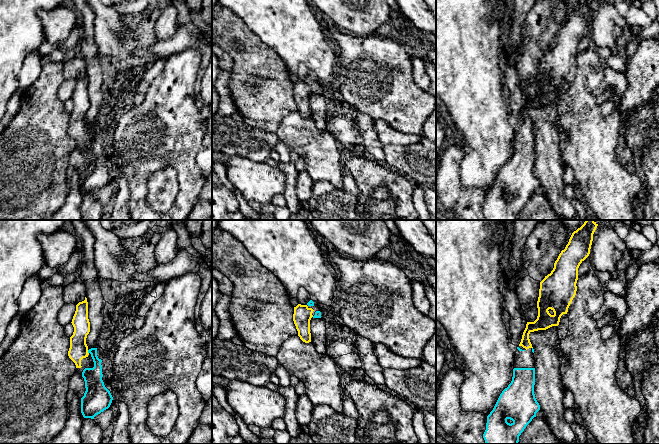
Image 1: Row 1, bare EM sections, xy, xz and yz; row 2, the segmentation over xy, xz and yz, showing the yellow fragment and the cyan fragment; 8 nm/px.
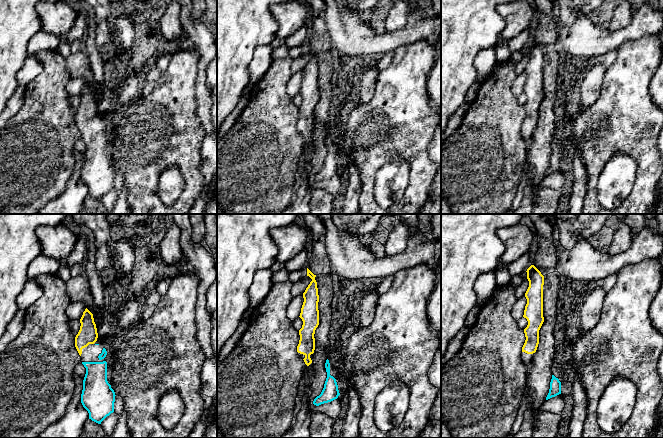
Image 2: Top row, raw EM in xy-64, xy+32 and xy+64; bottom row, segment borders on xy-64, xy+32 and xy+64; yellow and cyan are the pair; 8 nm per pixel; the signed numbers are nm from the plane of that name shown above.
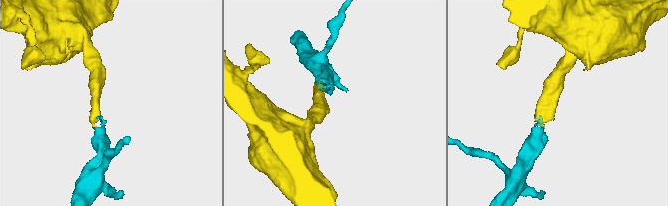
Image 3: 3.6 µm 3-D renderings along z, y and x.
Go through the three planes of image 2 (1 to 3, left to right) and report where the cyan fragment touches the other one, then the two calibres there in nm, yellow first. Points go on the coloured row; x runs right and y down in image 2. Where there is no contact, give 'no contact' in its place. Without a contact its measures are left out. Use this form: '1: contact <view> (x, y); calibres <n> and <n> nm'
1: no contact
2: no contact
3: no contact

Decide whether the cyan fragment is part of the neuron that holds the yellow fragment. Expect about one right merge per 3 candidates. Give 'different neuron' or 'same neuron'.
same neuron

